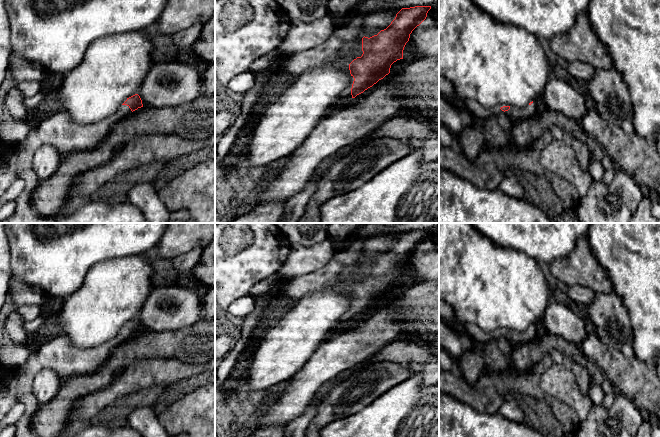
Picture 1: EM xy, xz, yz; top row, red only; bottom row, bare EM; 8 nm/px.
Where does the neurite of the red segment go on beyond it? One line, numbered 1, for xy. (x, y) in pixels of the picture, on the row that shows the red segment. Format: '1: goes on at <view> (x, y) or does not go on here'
1: goes on at xy (56, 129)

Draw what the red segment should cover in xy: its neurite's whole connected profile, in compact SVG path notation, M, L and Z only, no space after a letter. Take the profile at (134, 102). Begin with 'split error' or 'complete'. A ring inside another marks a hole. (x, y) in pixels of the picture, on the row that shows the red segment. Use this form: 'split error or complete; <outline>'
split error; M135 94L116 112L91 124L75 123L65 110L57 108L42 116L39 125L31 128L26 138L12 147L5 169L18 173L32 169L34 153L45 145L54 147L61 156L94 148L119 122L141 107L142 100Z

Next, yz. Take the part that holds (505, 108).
split error; M532 101L526 107L503 106L500 109L511 121L520 122L539 116L540 103Z

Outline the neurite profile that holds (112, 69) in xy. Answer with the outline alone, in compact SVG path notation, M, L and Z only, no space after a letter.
M142 30L112 34L95 40L82 61L65 75L57 107L65 110L79 124L91 124L119 110L131 96L137 94L147 72L153 65L152 42Z

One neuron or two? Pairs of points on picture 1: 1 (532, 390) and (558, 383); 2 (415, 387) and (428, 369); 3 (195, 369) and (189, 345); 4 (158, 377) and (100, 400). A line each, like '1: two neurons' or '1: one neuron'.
1: two neurons
2: two neurons
3: two neurons
4: one neuron

